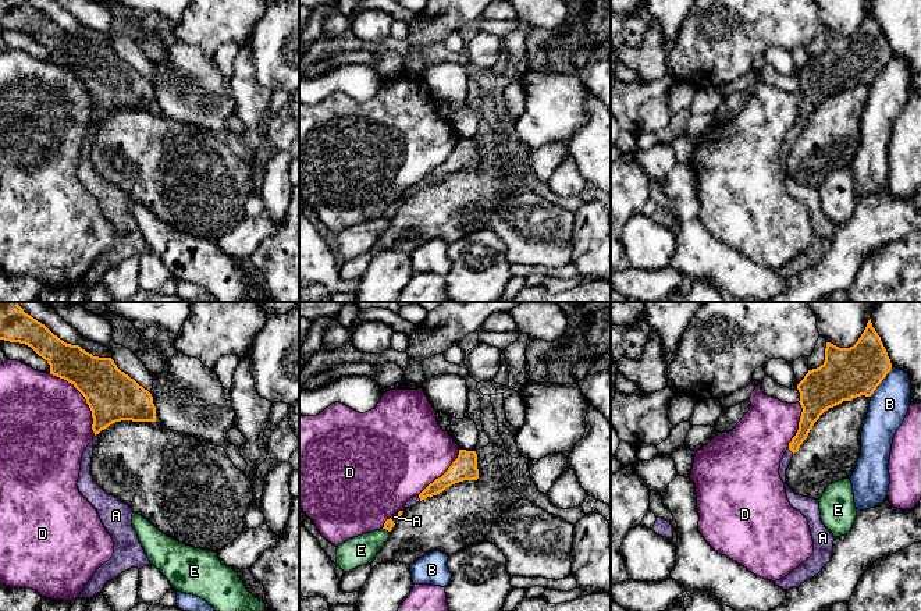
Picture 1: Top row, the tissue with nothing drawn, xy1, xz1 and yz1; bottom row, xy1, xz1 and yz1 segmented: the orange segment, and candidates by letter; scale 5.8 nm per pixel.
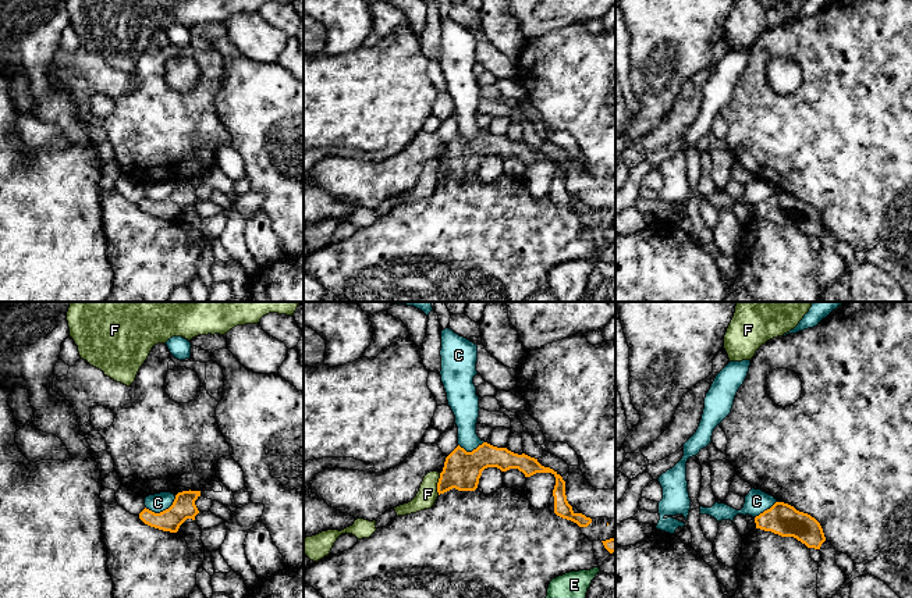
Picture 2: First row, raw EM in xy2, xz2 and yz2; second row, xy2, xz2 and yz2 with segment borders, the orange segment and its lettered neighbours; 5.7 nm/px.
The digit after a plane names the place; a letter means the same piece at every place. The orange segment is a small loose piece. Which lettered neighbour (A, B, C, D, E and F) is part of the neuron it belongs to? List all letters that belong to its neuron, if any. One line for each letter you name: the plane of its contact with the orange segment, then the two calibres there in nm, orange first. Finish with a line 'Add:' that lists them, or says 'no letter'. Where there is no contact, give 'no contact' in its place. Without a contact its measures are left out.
A: contact in xy1; calibres 300 and 60 nm
Add: A

